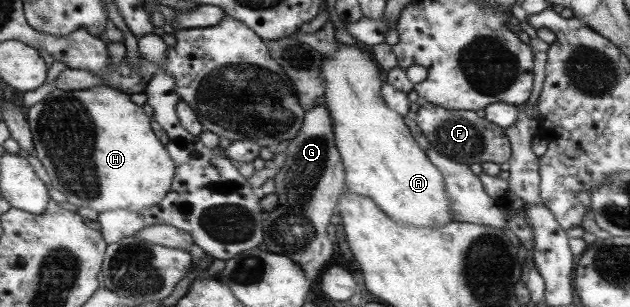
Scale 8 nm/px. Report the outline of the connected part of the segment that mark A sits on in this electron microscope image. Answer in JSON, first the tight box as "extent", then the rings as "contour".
{"extent":[322,44,455,228],"contour":[[[338,44],[339,49],[333,55],[324,55],[322,77],[326,80],[324,105],[334,121],[337,146],[347,169],[347,190],[357,192],[360,196],[369,196],[385,215],[415,227],[441,228],[455,221],[455,211],[451,211],[451,197],[442,172],[431,164],[426,149],[414,138],[403,116],[389,107],[382,96],[383,81],[379,67],[363,49],[355,45]]]}

